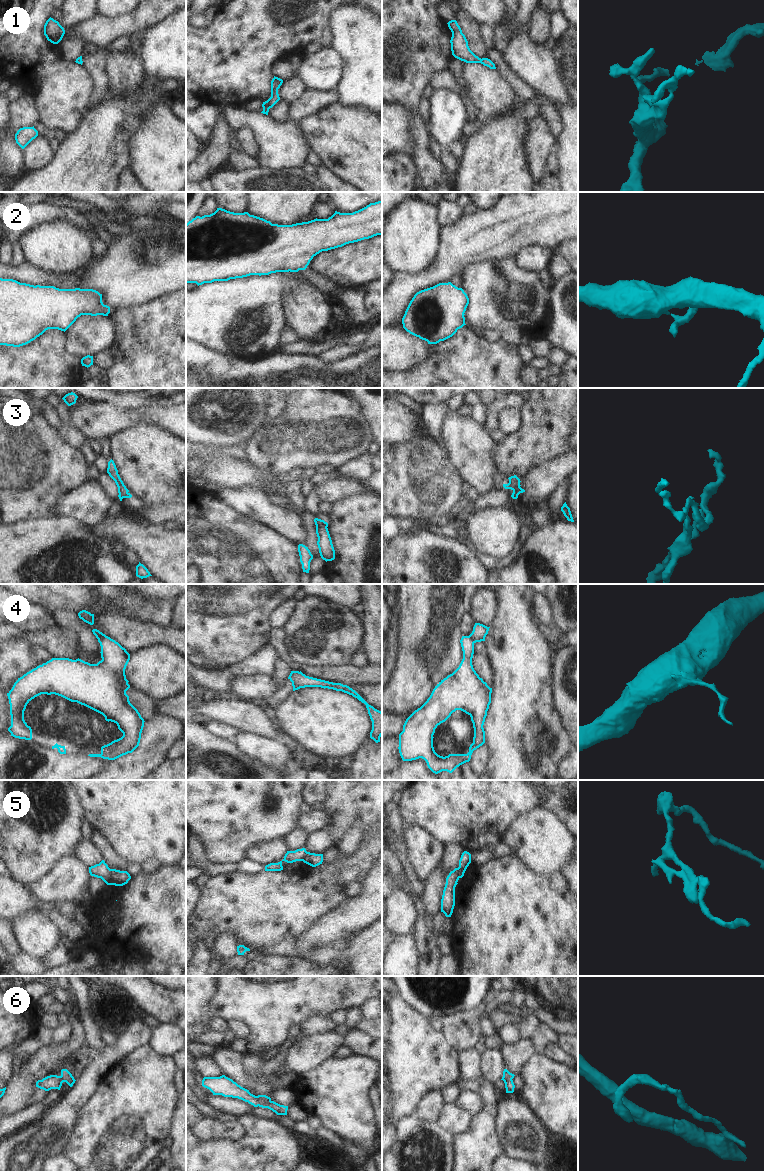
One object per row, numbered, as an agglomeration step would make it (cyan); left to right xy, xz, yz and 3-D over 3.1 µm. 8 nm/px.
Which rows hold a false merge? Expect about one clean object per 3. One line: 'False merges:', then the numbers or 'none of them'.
False merges: 4, 5, 6

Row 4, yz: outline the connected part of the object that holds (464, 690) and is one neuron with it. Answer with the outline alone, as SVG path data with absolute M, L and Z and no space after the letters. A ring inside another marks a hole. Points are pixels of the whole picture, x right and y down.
M462 636L461 647L463 659L459 667L446 678L441 680L433 689L427 701L415 710L405 721L403 731L399 734L399 753L403 761L412 761L422 758L428 768L435 774L442 771L452 773L460 765L469 762L474 750L485 743L485 731L483 728L487 711L491 703L492 688L476 673L472 665L474 654L474 640L469 636ZM461 710L471 717L474 728L473 743L467 754L438 755L433 747L433 735L438 725L445 722L453 712Z

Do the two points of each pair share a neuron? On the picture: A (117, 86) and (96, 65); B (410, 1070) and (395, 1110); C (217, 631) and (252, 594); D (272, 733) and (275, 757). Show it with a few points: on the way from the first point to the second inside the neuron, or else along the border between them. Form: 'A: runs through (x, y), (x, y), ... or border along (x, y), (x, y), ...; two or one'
A: border along (103, 54), (110, 89); two
B: runs through (400, 1080), (395, 1085), (395, 1100); one
C: runs through (226, 622), (243, 603); one
D: border along (250, 732), (275, 739); two

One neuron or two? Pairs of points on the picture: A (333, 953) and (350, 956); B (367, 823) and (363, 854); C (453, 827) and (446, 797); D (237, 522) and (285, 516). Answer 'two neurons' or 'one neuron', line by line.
A: two neurons
B: two neurons
C: one neuron
D: two neurons

